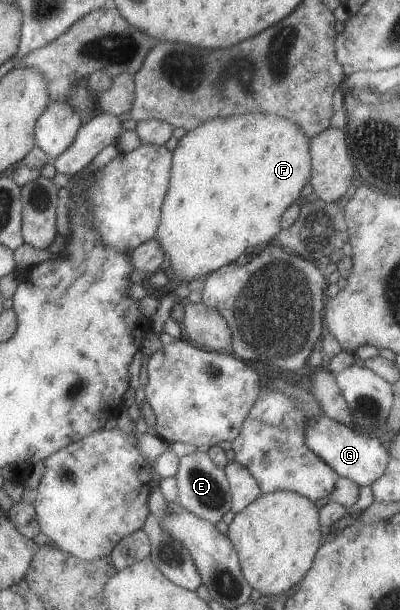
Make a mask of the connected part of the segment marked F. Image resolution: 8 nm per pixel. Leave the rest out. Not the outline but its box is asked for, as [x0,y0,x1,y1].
[155,112,310,282]

